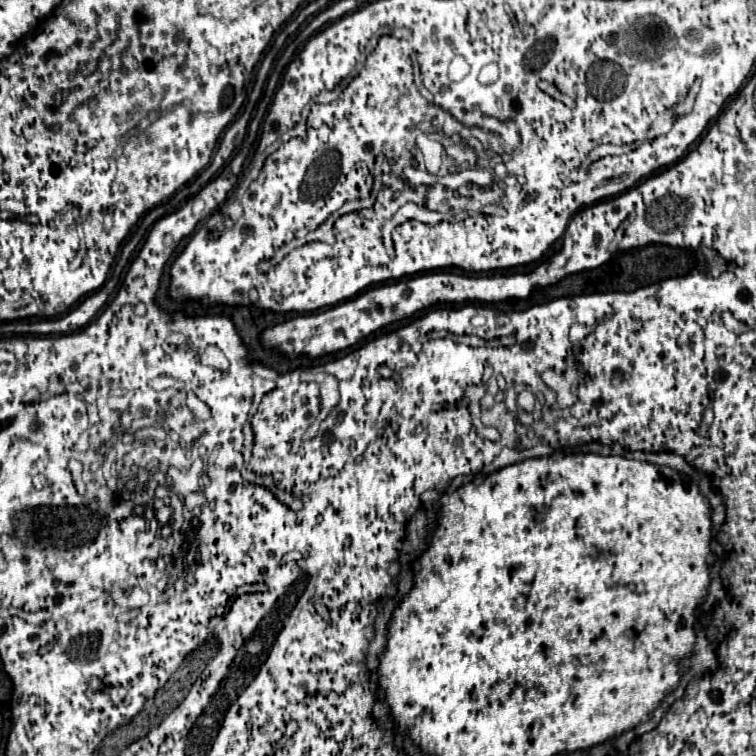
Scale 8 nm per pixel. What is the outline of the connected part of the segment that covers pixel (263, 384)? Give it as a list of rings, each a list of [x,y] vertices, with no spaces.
[[[254,376],[253,380],[253,388],[255,397],[254,398],[262,398],[264,394],[268,391],[271,391],[275,387],[274,381],[263,380],[258,376]]]

